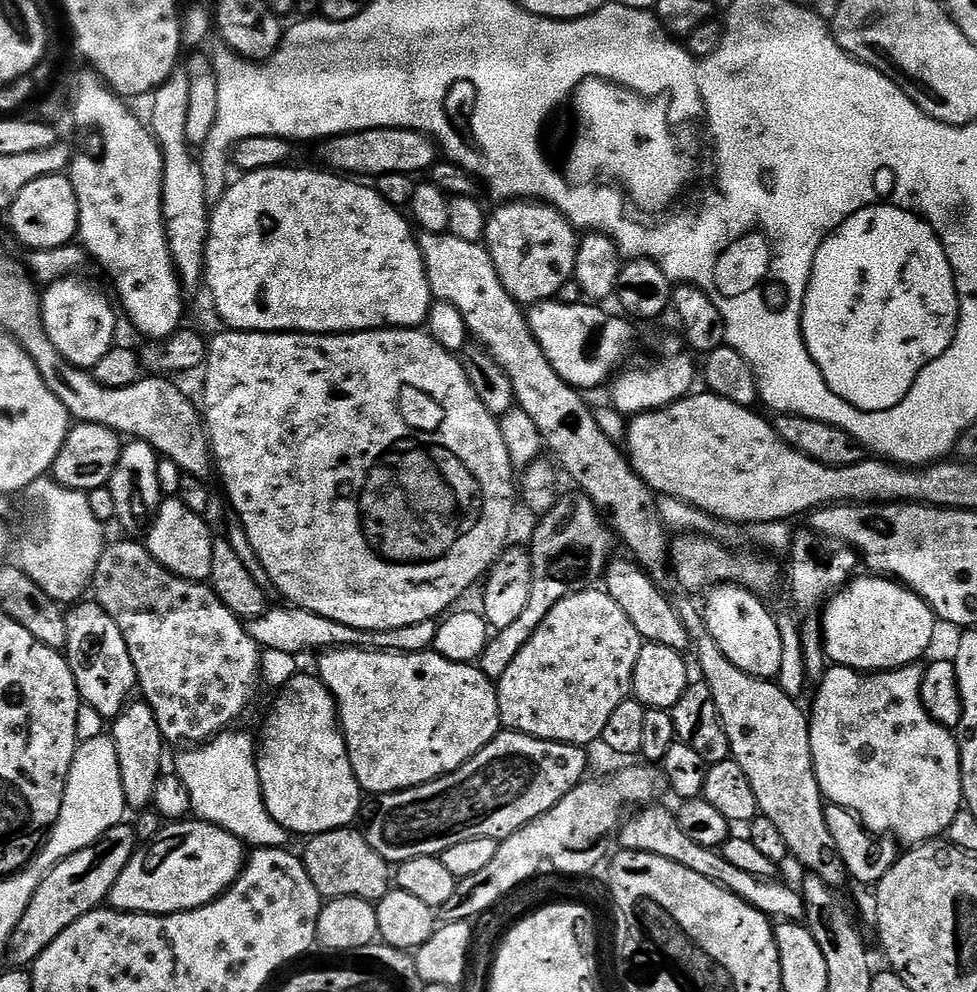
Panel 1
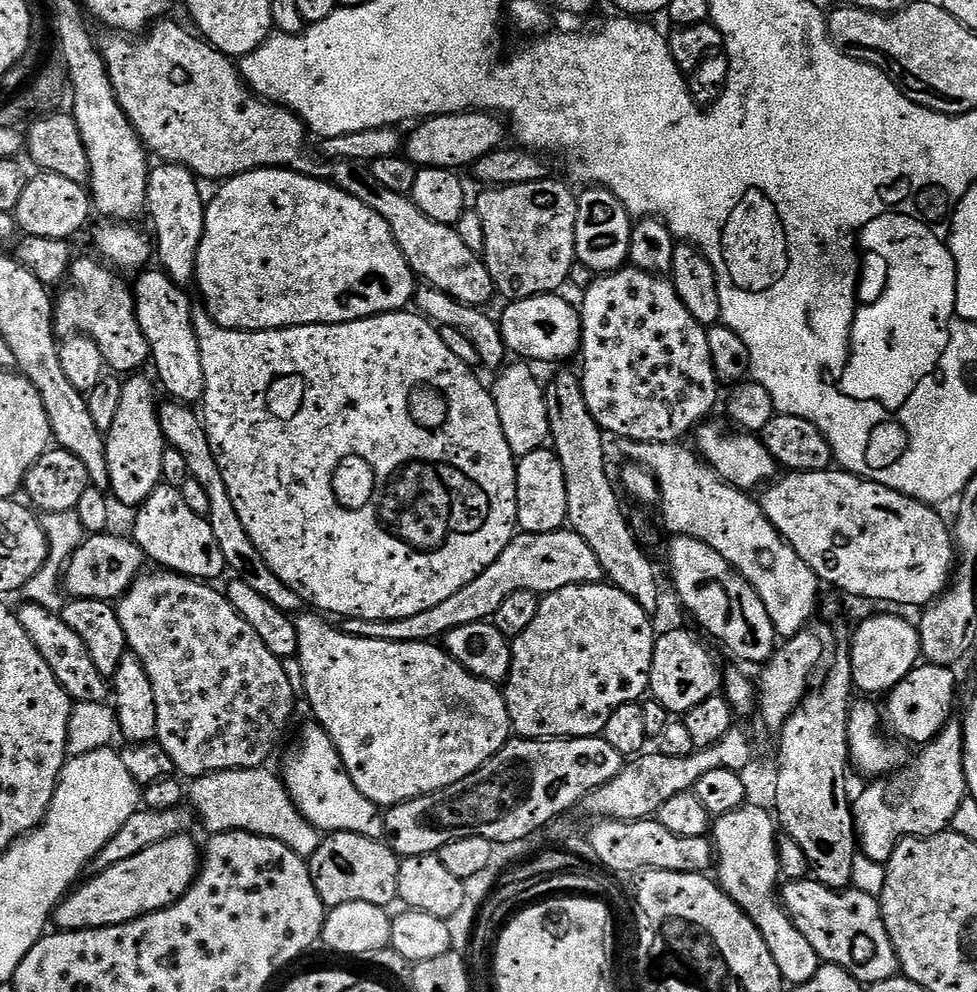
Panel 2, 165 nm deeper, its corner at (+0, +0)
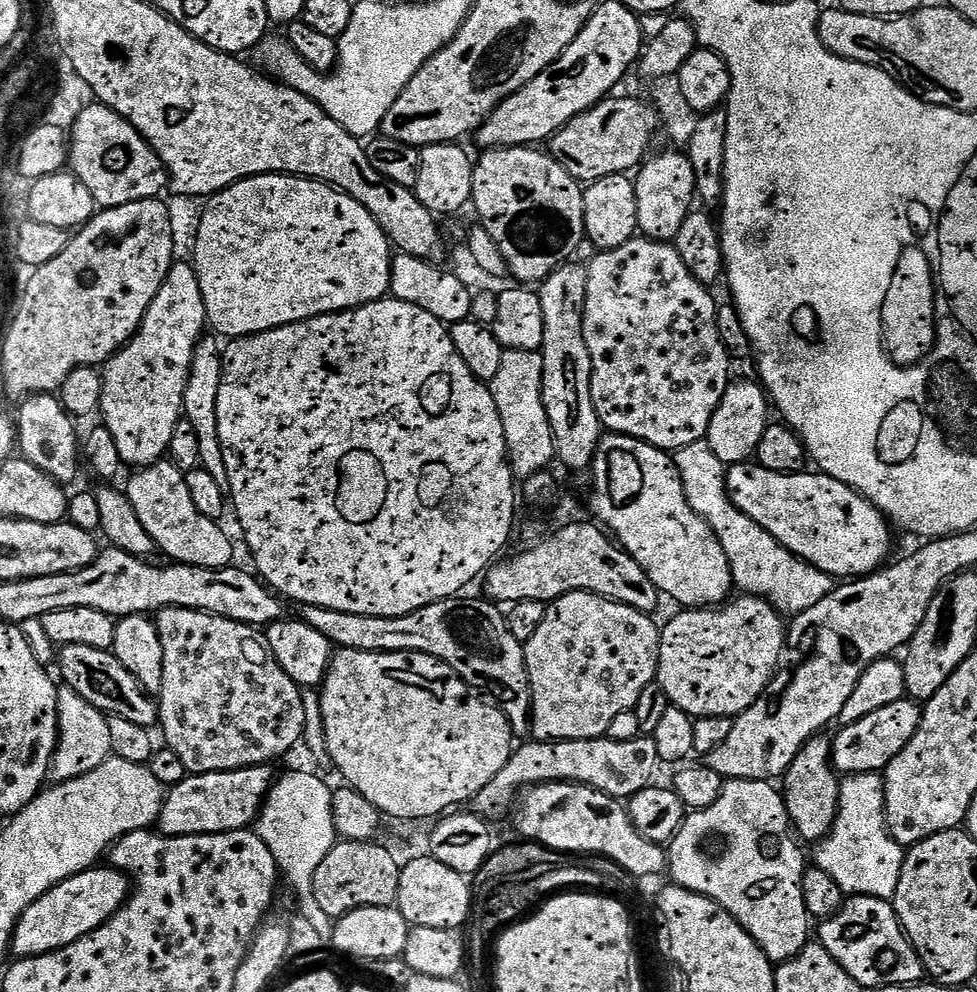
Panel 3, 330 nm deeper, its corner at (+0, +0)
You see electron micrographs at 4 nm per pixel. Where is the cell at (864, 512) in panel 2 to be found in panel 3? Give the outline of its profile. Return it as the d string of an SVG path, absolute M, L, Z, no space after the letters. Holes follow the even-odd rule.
M747 462L731 465L731 467L727 469L727 485L729 498L742 514L746 514L747 518L753 519L758 526L762 526L763 530L768 531L781 546L788 548L793 556L798 557L800 560L804 560L820 571L824 571L828 576L833 578L839 578L839 576L844 576L840 578L870 576L873 572L879 572L881 568L889 563L890 557L888 557L888 555L892 552L893 529L890 527L888 517L885 516L884 513L878 511L862 493L855 492L850 486L846 486L846 482L838 482L834 478L825 476L816 470L805 470L803 472L775 472L774 470L766 470L755 462Z

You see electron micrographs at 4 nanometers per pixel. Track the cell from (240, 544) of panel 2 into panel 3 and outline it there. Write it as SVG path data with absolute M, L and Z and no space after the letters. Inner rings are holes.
M484 598L464 599L439 600L430 606L422 606L422 610L414 610L398 618L346 614L342 610L330 610L313 604L299 605L298 616L304 623L314 626L314 630L318 630L318 634L322 634L337 649L349 648L363 652L421 652L446 662L446 666L455 670L472 689L483 694L489 701L495 702L504 711L517 737L527 737L532 718L532 691L526 670L524 646L518 642L518 638L514 638L514 634L510 634L507 615L495 603Z

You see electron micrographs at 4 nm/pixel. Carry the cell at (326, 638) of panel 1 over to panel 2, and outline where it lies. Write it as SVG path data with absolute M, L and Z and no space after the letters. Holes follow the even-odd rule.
M571 530L550 533L521 531L513 536L506 546L506 550L502 550L502 554L498 554L498 558L494 558L494 562L490 566L486 566L486 570L482 570L482 574L478 574L478 578L474 578L474 582L462 586L462 590L458 590L458 594L450 594L450 598L446 598L446 602L438 602L438 606L430 606L430 610L422 610L422 614L414 614L410 618L401 620L350 620L344 618L339 621L338 627L340 631L351 636L361 636L371 640L405 640L411 644L436 642L451 628L470 626L470 622L491 621L498 606L502 606L502 602L506 602L506 598L510 598L510 594L514 594L518 590L547 594L562 590L571 584L599 584L604 579L605 574L602 566L598 566L598 557L594 555L594 550L590 550L590 546L586 546L586 542L582 542L578 533Z

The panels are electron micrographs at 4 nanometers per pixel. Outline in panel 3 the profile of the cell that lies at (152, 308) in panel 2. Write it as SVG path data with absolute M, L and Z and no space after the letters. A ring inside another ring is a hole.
M205 334L200 337L196 353L192 359L192 367L186 382L184 395L184 415L193 423L194 430L198 433L198 442L202 449L201 468L217 480L225 494L230 490L230 478L226 474L226 458L222 458L222 442L218 438L218 386L222 386L222 370L224 369L224 348L215 335Z

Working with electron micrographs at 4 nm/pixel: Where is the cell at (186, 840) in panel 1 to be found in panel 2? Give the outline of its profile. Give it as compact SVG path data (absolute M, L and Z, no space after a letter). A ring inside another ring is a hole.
M185 834L166 838L166 842L158 842L134 858L126 858L126 862L118 862L118 866L110 866L110 870L89 875L57 904L55 927L62 932L77 932L87 928L118 926L178 902L195 882L202 863L201 845L196 845L190 837Z

